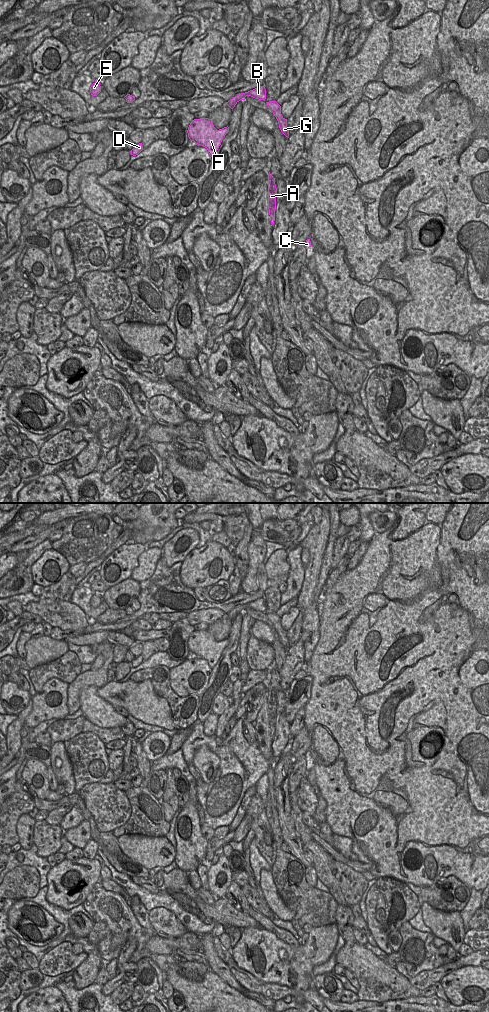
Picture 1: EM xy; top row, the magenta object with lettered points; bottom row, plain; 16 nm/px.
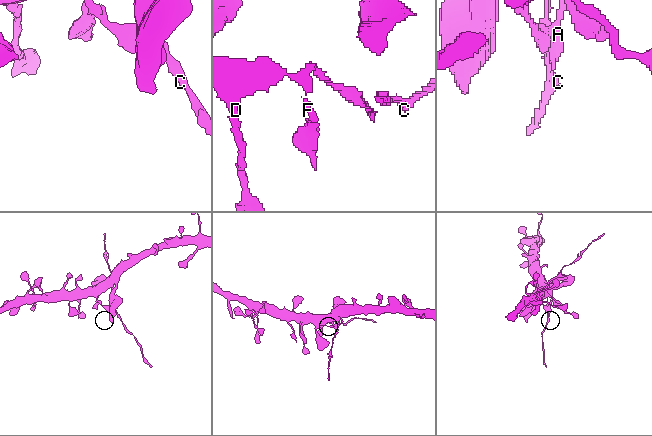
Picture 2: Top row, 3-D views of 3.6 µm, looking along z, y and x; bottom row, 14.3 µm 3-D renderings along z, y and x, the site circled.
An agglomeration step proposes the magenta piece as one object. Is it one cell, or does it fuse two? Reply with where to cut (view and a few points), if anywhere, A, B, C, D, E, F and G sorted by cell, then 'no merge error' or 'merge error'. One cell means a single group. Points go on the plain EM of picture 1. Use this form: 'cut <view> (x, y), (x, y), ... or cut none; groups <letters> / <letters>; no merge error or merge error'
cut xy (245, 604), (243, 610); groups A D E F / B C G; merge error

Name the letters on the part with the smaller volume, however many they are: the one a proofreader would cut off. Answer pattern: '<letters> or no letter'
B, C, G

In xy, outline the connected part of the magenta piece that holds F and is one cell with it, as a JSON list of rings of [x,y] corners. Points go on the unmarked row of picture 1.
[[[208,630],[192,632],[187,642],[189,651],[205,659],[211,669],[217,664],[228,644],[228,638],[217,642]]]

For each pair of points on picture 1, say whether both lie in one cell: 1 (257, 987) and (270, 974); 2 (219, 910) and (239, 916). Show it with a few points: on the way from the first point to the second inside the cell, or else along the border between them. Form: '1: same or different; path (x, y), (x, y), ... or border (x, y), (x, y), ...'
1: different; border (243, 969), (261, 981), (286, 986)
2: same; path (224, 913), (234, 916)

